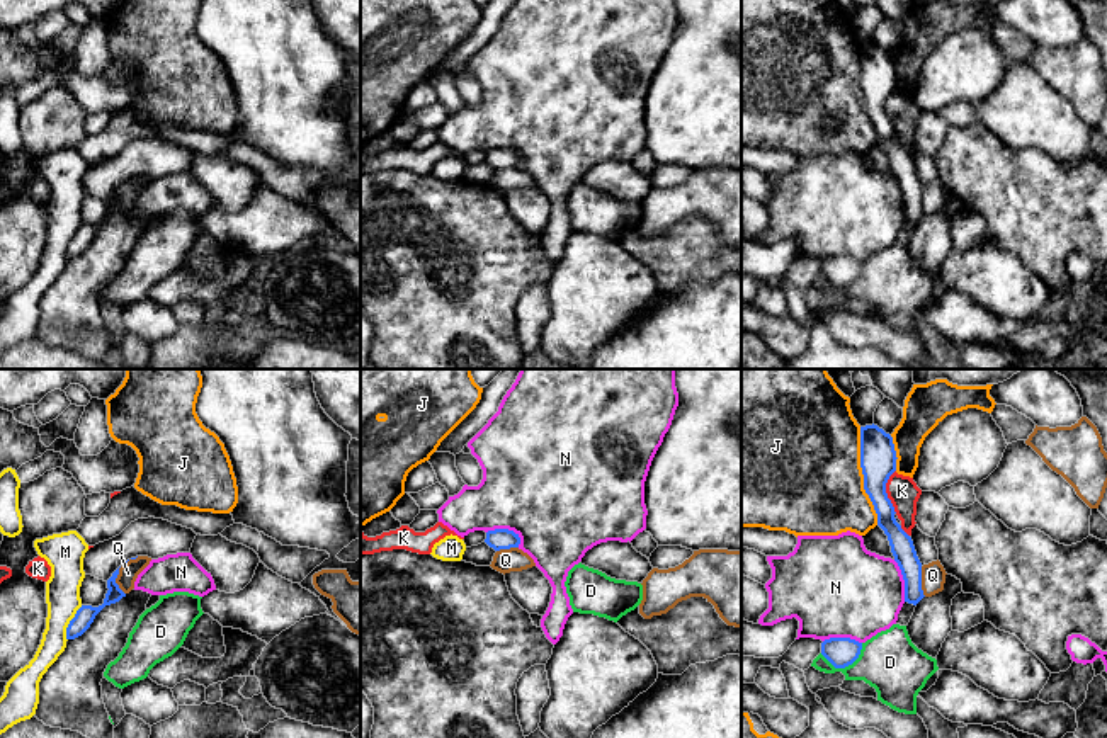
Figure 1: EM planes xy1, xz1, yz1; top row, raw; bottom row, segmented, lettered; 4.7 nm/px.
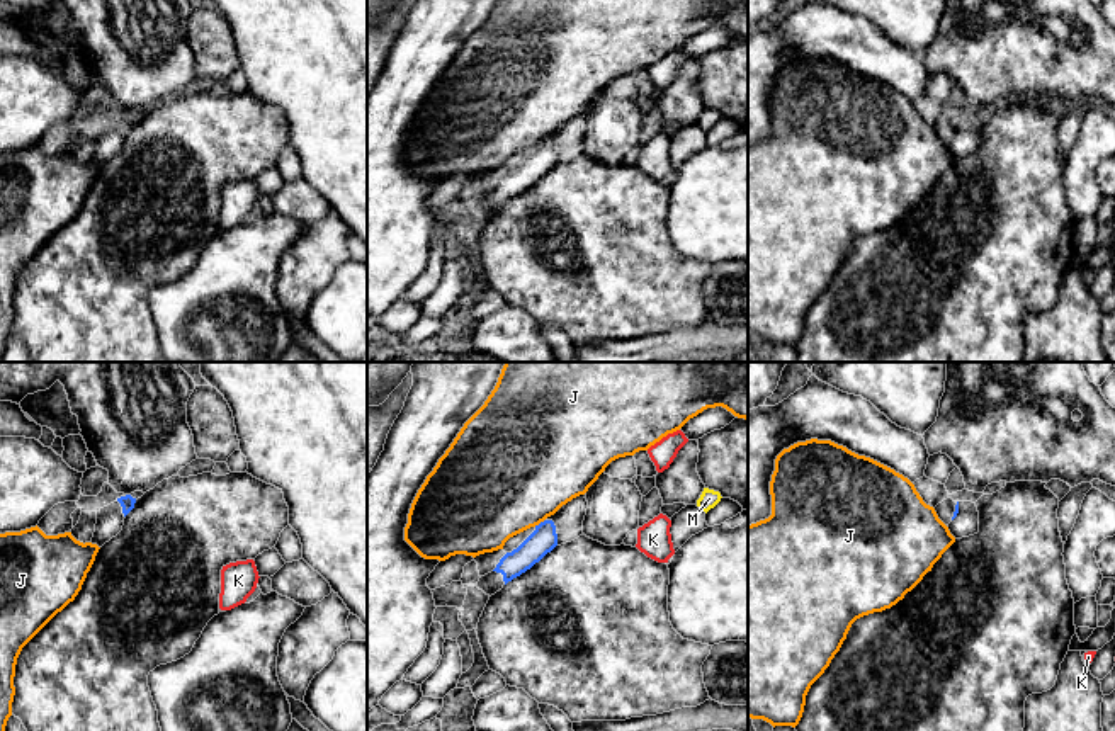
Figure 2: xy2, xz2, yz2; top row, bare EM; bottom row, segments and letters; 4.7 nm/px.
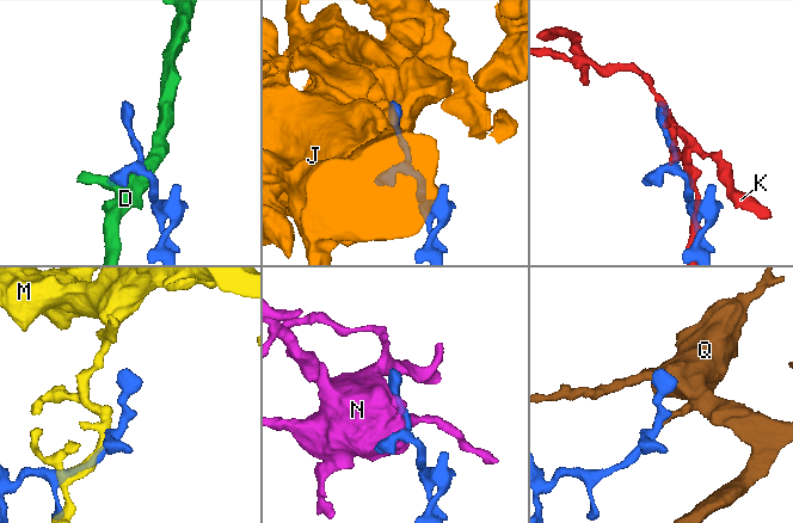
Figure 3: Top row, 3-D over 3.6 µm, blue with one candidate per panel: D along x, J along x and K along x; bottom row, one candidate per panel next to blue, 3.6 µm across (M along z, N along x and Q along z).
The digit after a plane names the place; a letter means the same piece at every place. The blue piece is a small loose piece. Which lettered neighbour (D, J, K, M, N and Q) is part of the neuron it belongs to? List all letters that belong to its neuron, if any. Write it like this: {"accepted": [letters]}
{"accepted": []}

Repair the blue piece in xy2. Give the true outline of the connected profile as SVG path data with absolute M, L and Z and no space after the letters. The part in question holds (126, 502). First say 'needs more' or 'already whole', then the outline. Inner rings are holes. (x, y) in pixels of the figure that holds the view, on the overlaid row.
needs more; M126 495L100 508L97 512L95 532L90 542L102 547L105 542L116 537L122 530L124 518L134 508L134 503L136 498Z

